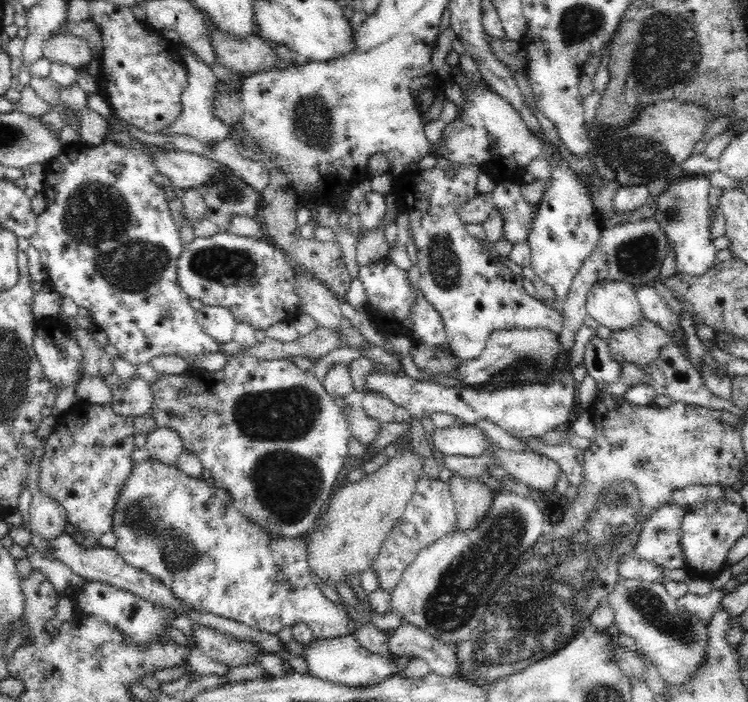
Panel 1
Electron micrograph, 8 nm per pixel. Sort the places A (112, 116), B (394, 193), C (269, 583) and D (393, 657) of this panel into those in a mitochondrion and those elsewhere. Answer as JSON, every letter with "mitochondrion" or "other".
{"A":"other","B":"other","C":"other","D":"other"}

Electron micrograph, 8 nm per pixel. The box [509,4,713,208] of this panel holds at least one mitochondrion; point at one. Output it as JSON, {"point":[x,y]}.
{"point":[667,52]}

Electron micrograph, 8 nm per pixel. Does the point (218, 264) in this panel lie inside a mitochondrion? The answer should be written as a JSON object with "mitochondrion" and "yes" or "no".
{"mitochondrion":"yes"}

